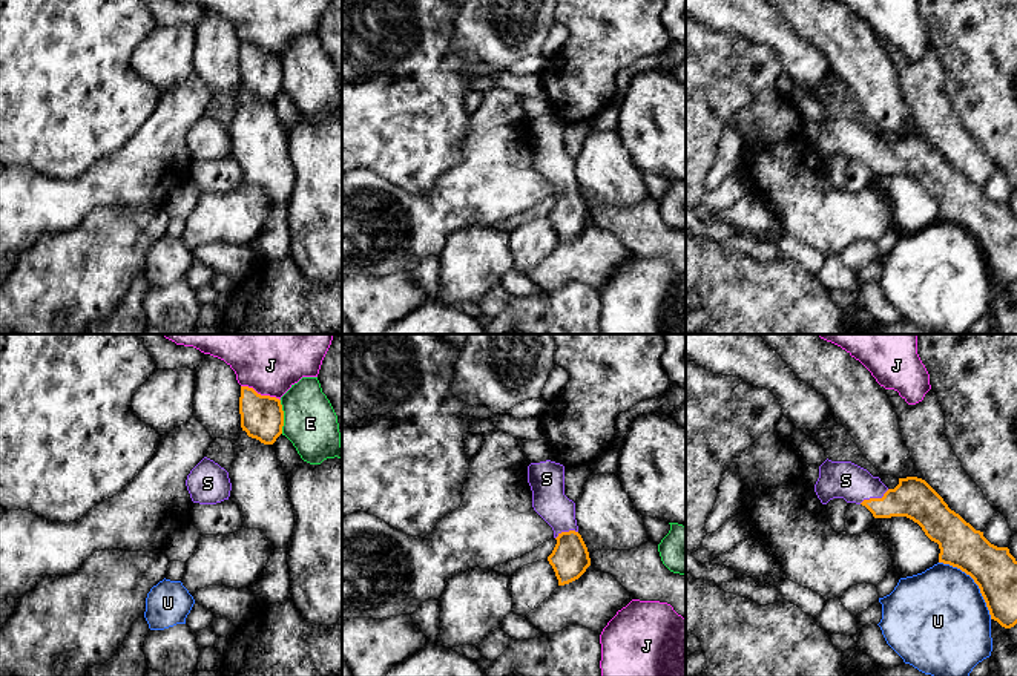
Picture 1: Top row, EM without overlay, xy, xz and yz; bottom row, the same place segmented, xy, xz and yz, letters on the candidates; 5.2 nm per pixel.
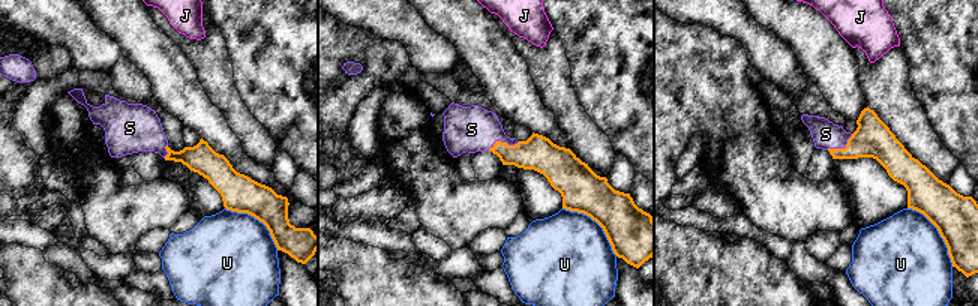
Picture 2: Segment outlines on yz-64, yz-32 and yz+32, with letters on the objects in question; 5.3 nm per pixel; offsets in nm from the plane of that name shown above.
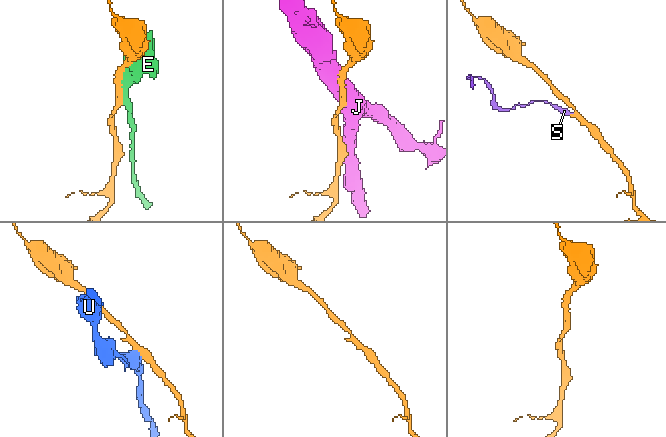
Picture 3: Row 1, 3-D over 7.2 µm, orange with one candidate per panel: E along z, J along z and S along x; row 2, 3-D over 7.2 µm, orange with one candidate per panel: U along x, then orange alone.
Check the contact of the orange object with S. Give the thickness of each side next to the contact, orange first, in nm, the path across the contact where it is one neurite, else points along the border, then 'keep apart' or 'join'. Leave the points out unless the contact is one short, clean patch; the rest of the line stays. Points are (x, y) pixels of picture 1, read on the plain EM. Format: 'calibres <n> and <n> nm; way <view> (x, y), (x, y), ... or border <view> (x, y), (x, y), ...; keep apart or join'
calibres 220 and 190 nm; way yz (914, 155), (873, 155), (862, 144), (845, 137); join

